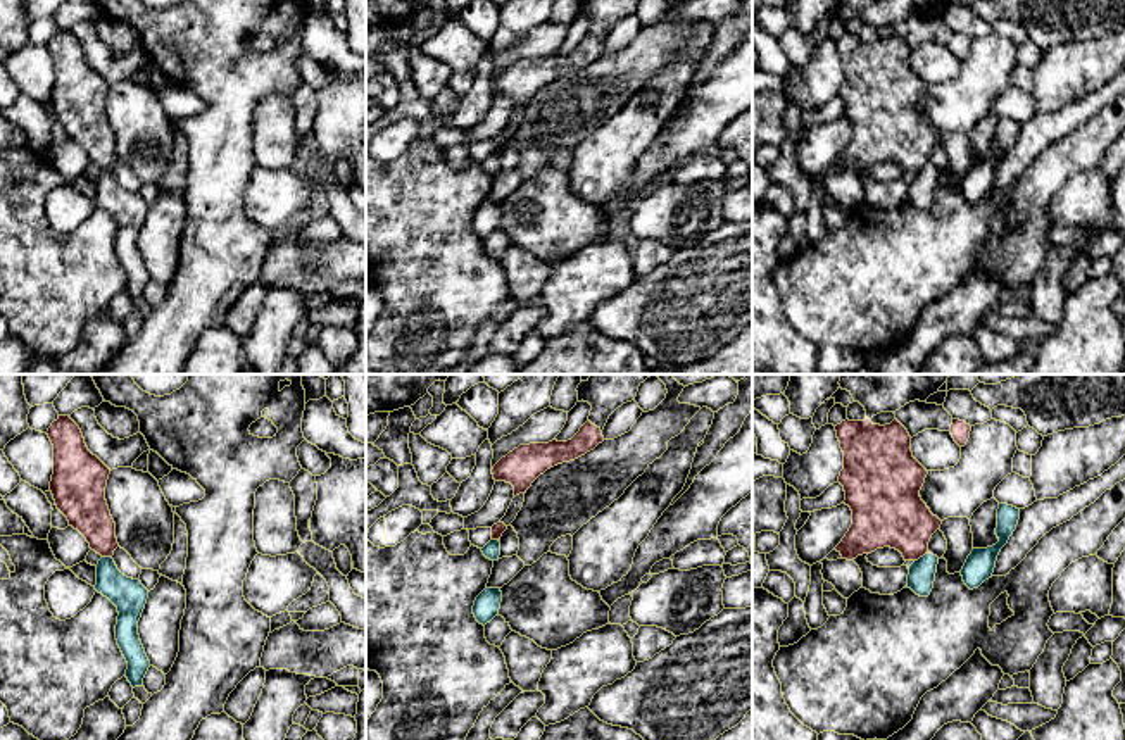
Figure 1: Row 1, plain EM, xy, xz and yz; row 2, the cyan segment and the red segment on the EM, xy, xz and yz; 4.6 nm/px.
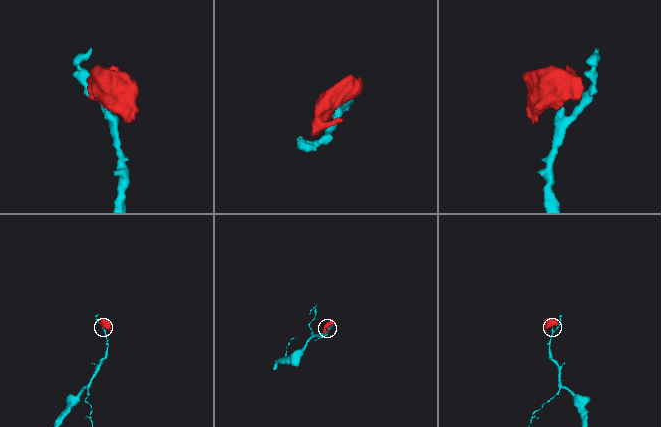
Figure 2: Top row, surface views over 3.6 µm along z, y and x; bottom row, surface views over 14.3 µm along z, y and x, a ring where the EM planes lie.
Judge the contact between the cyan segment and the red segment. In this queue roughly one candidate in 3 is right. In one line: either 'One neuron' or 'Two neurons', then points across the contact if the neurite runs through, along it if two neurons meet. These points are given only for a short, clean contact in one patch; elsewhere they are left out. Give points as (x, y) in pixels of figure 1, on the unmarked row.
Two neurons. Boundary: yz (929, 166), (915, 175)

